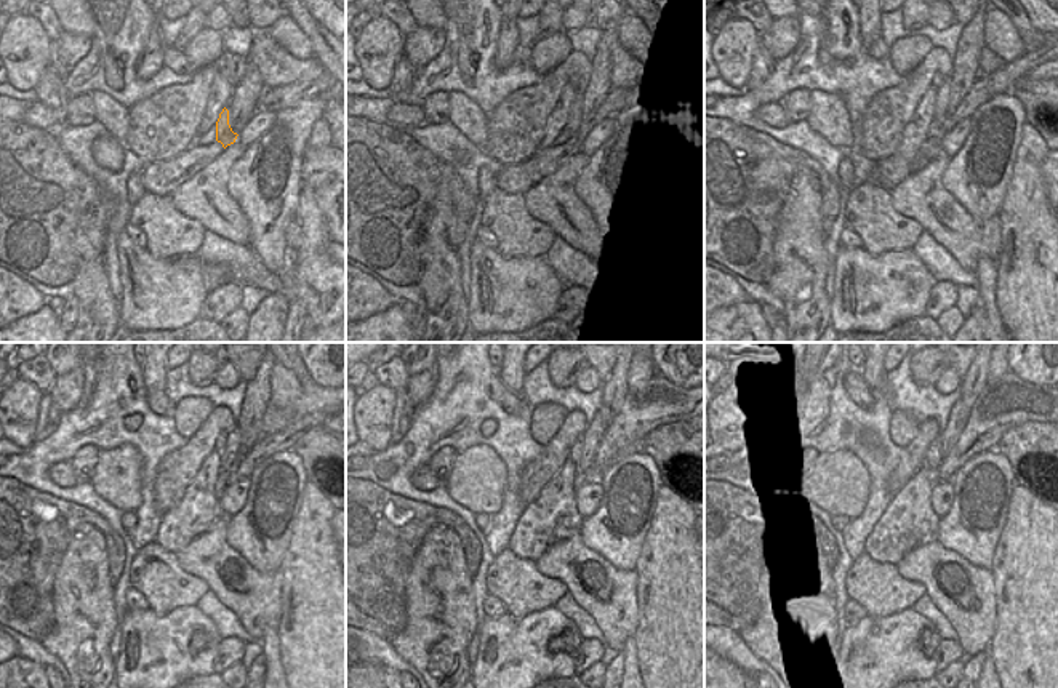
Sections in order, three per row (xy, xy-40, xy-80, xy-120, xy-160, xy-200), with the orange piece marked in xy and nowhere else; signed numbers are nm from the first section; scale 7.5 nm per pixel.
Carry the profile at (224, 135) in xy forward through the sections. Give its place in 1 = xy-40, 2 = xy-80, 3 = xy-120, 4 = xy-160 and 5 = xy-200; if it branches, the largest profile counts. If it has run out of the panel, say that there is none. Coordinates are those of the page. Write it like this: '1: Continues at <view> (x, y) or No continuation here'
1: Continues at xy-40 (585, 114)
2: Continues at xy-80 (943, 95)
3: Continues at xy-120 (231, 456)
4: Continues at xy-160 (594, 432)
5: Continues at xy-200 (959, 415).

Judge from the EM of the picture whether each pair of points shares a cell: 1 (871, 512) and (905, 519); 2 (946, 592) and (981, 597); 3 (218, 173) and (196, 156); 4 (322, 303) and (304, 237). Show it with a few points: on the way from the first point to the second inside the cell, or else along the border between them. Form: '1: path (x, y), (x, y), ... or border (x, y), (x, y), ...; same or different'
1: border (893, 496), (863, 548); different
2: path (954, 592), (973, 597); same
3: border (224, 149), (176, 188); different
4: path (322, 287), (308, 253); same

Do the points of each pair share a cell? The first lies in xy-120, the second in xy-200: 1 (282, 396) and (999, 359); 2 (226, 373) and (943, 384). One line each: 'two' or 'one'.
1: one
2: one

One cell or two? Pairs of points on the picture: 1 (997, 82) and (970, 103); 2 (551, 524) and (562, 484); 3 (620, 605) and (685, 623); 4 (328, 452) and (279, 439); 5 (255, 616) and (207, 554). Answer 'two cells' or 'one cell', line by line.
1: one cell
2: one cell
3: two cells
4: two cells
5: one cell

